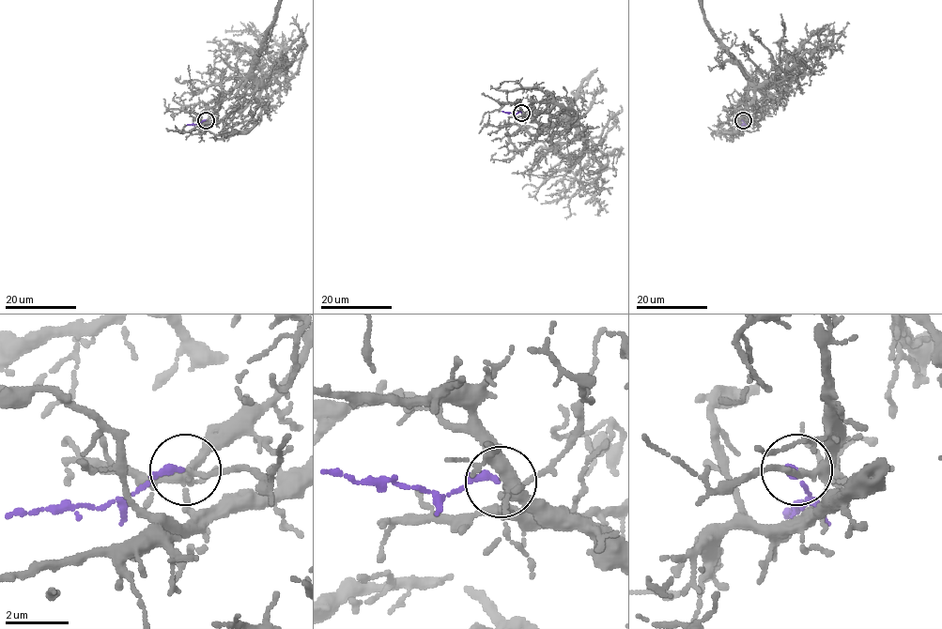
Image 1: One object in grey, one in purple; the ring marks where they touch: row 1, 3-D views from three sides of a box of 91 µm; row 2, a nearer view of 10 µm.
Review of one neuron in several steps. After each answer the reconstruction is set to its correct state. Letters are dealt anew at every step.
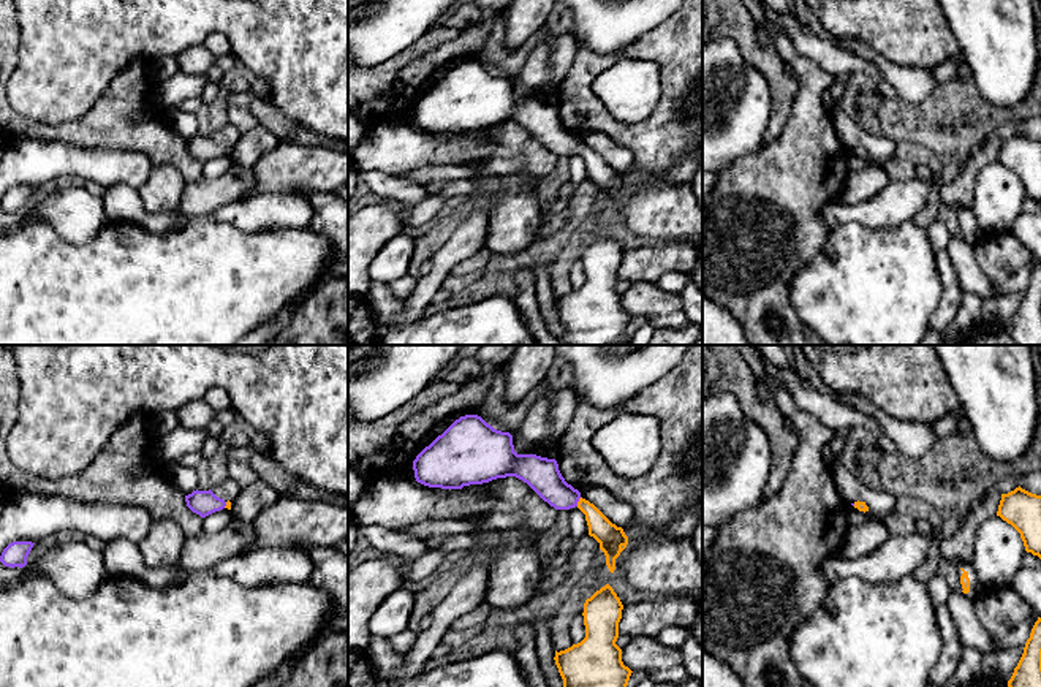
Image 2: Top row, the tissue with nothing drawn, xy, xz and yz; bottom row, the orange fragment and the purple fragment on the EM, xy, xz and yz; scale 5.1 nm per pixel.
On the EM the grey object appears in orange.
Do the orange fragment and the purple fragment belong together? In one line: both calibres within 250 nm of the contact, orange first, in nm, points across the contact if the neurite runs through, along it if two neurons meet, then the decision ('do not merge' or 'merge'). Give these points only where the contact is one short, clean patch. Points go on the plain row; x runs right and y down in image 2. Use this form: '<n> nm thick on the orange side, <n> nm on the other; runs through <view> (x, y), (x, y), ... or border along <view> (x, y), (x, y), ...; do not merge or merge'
140 nm thick on the orange side, 170 nm on the other; runs through xz (611, 184), (578, 148), (565, 143), (541, 119); merge

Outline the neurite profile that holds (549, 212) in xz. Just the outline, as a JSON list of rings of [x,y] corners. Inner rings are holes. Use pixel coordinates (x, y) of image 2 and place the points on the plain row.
[[[557,198],[555,203],[544,207],[543,215],[541,215],[541,226],[544,223],[551,222],[558,212],[565,211],[566,207],[570,207],[573,204],[574,204],[574,201],[571,201],[571,199]]]

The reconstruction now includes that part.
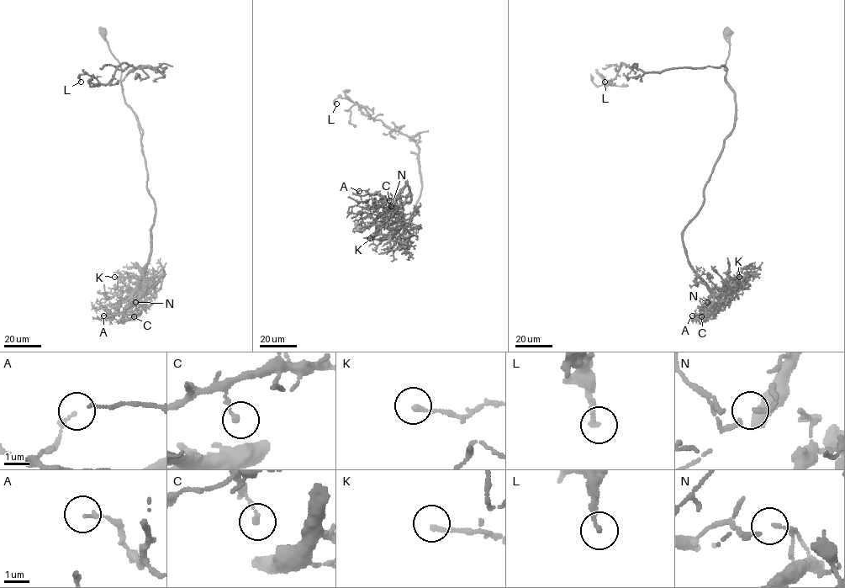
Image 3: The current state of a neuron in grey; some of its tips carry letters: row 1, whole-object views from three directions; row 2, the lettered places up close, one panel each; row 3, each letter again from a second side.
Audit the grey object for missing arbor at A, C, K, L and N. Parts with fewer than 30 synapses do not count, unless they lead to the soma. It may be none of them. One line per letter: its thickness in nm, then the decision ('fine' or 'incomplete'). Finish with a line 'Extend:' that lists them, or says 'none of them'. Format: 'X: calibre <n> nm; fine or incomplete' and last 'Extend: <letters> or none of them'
A: calibre 150 nm; fine
C: calibre 120 nm; fine
K: calibre 180 nm; fine
L: calibre 180 nm; fine
N: calibre 100 nm; fine
Extend: none of them

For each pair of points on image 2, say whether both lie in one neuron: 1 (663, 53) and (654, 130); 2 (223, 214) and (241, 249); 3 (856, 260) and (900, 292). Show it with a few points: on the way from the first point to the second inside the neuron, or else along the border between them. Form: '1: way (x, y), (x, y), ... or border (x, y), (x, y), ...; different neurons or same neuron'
1: way (670, 72), (668, 111); same neuron
2: border (212, 219), (249, 233), (264, 231); different neurons
3: way (867, 271), (882, 285), (889, 287); same neuron

